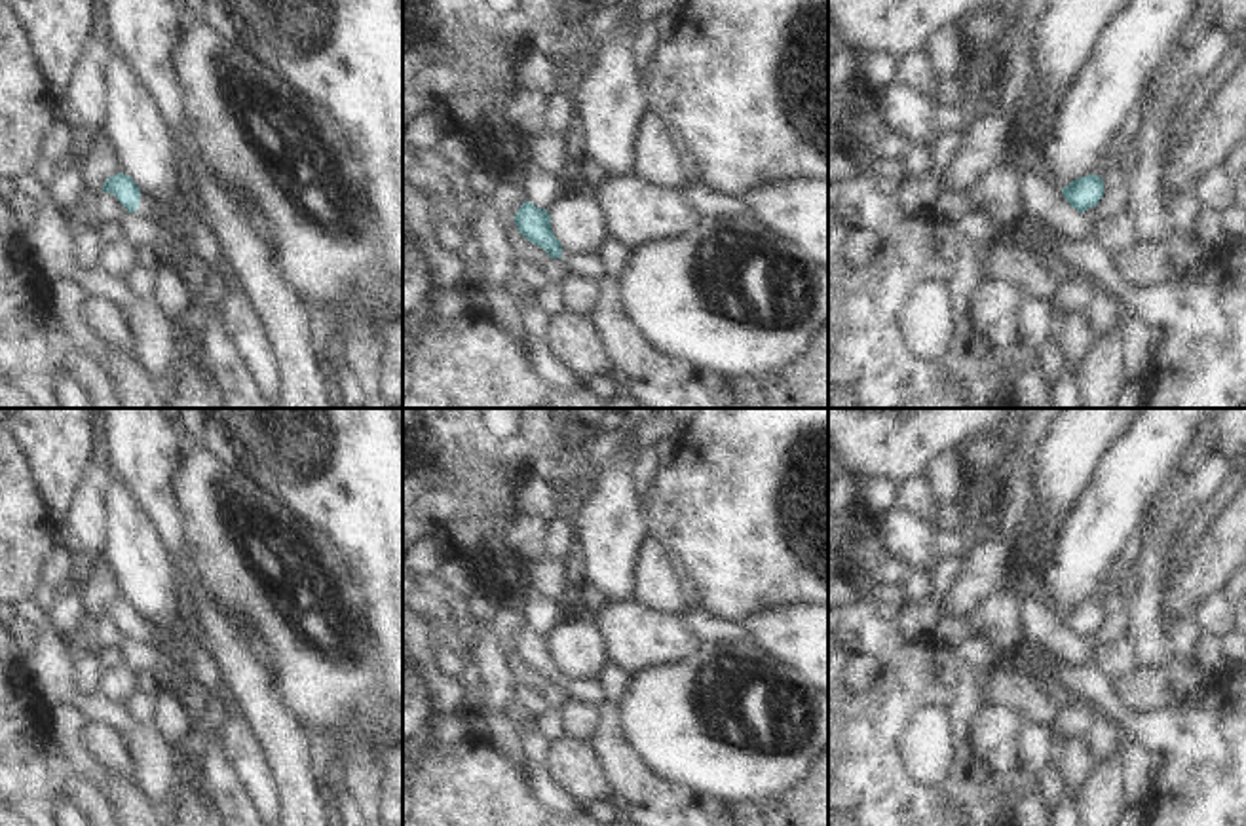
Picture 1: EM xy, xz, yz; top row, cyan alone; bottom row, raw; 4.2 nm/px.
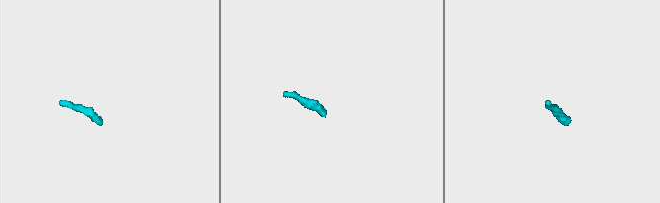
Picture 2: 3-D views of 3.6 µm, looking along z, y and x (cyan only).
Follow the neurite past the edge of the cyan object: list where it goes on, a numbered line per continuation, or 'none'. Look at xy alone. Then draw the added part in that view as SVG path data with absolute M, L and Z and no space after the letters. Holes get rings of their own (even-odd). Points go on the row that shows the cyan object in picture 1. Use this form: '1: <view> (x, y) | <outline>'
1: xy (147, 206) | M141 194L137 211L142 213L144 216L154 216L156 201L148 194Z

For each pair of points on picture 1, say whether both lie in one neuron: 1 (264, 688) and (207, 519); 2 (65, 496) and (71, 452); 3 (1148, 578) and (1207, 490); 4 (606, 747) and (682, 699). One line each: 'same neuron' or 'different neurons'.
1: different neurons
2: same neuron
3: same neuron
4: different neurons

